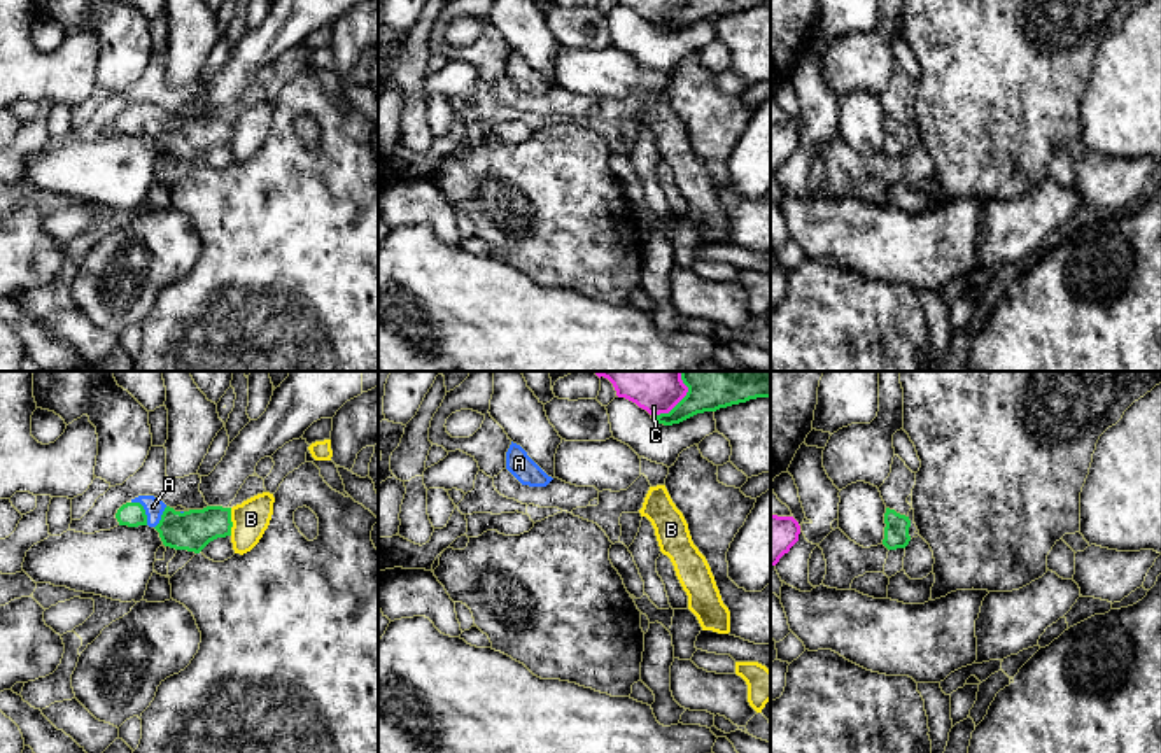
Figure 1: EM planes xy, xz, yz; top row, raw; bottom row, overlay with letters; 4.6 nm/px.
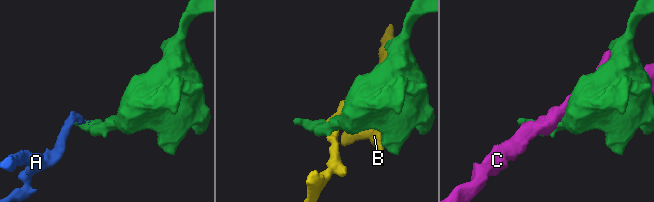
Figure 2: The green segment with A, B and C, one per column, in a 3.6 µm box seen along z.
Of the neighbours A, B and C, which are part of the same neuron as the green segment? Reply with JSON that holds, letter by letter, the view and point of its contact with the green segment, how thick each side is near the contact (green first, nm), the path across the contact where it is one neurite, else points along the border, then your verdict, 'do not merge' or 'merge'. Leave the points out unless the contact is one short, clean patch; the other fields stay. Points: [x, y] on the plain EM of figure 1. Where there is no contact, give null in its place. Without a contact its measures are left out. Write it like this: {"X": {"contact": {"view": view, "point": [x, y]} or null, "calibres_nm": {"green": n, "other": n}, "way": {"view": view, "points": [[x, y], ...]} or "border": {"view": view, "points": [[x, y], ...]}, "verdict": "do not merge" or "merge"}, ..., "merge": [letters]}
{"A": {"contact": {"view": "xy", "point": [144, 118]}, "calibres_nm": {"green": 110, "other": 90}, "way": {"view": "xy", "points": [[132, 121], [144, 118], [153, 114]]}, "verdict": "merge"}, "B": {"contact": {"view": "xy", "point": [232, 130]}, "calibres_nm": {"green": 180, "other": 170}, "border": {"view": "xy", "points": [[230, 116], [232, 142]]}, "verdict": "do not merge"}, "C": {"contact": {"view": "xz", "point": [671, 18]}, "calibres_nm": {"green": 100, "other": 110}, "verdict": "do not merge"}, "merge": ["A"]}

